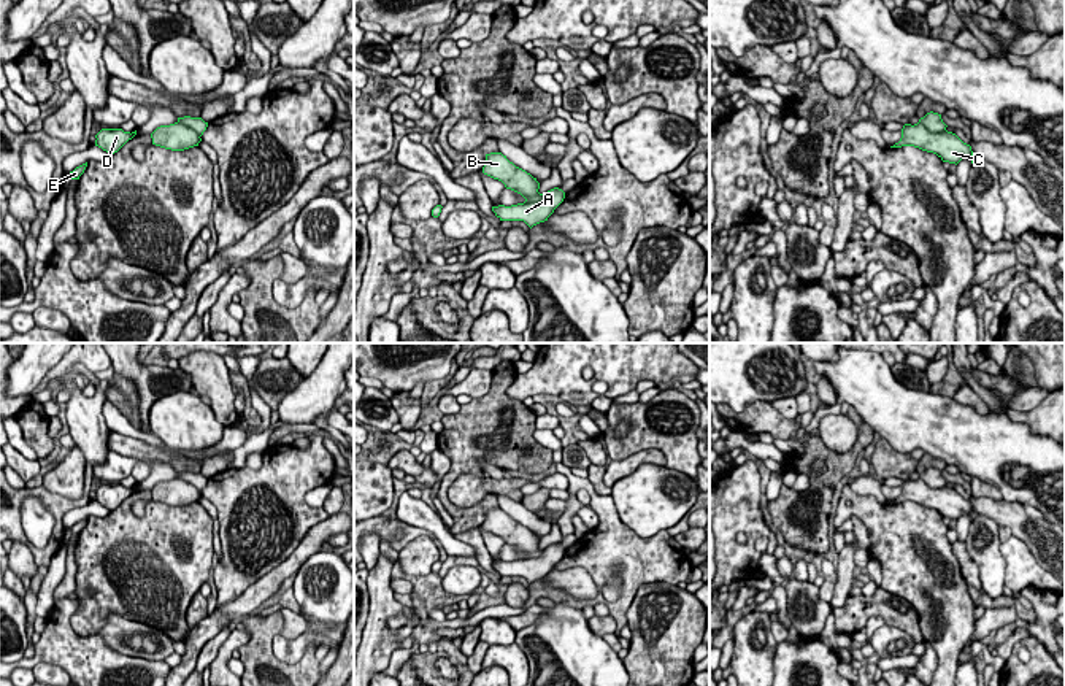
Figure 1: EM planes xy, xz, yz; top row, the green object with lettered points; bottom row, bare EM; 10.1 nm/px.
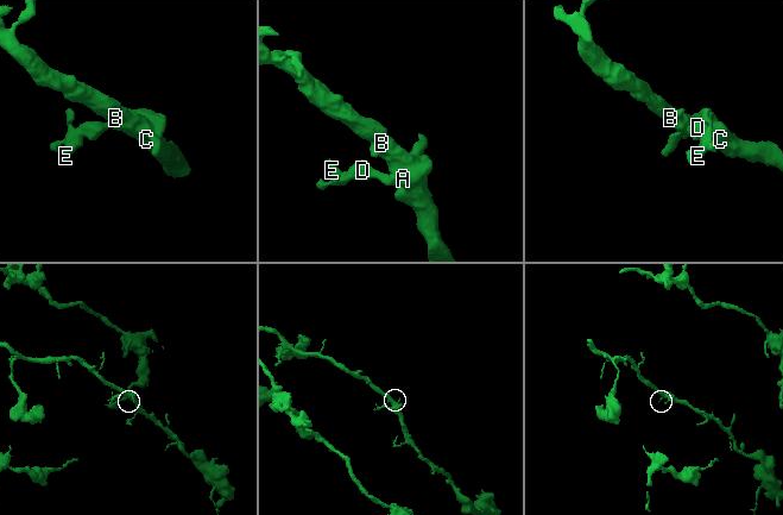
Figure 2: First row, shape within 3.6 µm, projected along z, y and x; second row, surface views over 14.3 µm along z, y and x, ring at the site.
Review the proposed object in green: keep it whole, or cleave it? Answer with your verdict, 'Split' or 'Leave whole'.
Split

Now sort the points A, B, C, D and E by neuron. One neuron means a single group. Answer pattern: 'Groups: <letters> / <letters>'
Groups: A D E / B C

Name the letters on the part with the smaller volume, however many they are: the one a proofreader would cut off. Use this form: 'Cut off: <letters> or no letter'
Cut off: A, D, E

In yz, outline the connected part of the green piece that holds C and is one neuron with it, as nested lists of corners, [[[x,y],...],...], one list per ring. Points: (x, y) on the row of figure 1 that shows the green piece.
[[[905,124],[902,138],[890,148],[914,146],[927,152],[936,154],[943,162],[959,164],[962,159],[975,160],[971,146],[963,143],[955,133],[930,132],[924,124]]]

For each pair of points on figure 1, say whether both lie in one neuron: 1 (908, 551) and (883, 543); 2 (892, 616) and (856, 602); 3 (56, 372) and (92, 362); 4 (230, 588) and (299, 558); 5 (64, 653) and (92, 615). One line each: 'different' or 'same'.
1: same
2: same
3: same
4: different
5: different

